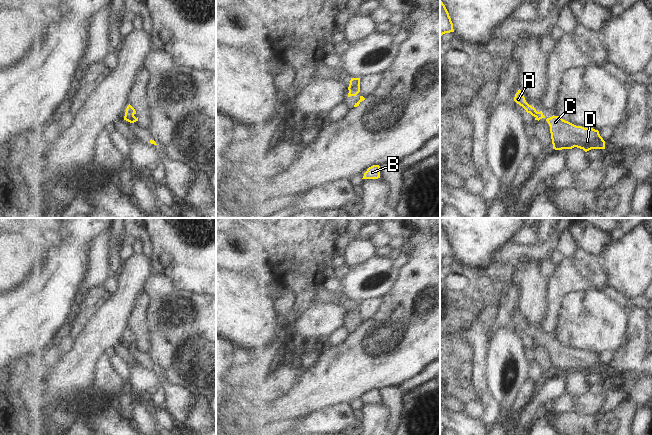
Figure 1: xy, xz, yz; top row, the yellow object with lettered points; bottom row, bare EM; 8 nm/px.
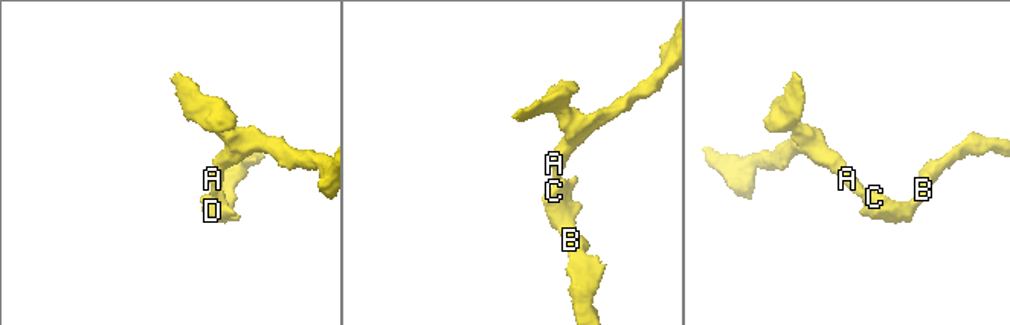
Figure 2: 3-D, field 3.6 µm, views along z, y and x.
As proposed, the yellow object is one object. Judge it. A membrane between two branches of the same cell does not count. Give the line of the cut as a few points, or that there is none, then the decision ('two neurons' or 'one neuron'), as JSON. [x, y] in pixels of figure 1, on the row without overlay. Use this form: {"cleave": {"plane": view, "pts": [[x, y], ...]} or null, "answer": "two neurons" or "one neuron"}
{"cleave": null, "answer": "one neuron"}

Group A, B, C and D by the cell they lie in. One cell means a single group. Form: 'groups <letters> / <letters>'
groups A B C D

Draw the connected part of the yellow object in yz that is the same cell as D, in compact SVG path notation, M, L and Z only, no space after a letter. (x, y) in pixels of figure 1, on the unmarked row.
M552 340L546 345L550 350L553 373L583 373L585 376L591 373L605 373L605 365L599 355L593 352L576 350L563 344L560 340Z

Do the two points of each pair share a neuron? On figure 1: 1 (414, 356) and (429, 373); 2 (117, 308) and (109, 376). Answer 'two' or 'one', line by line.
1: two
2: two

